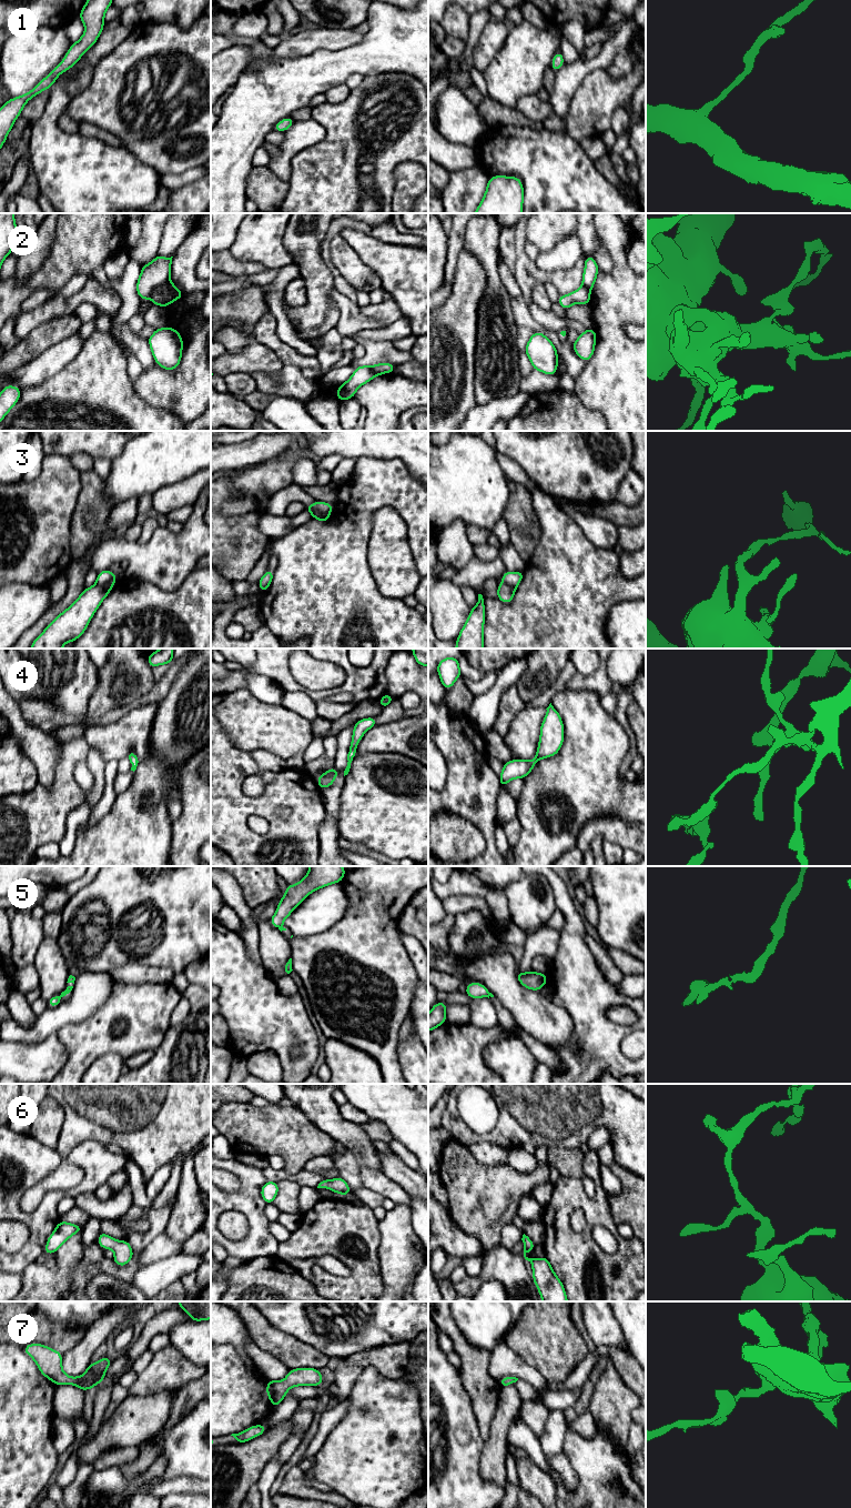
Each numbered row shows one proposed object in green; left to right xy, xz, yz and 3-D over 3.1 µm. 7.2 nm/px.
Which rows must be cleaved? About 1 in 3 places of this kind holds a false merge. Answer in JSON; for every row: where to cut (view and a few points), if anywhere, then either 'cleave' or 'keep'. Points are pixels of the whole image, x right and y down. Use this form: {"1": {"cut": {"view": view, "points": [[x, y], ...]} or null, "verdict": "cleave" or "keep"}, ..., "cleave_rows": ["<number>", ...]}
{"1": {"cut": null, "verdict": "keep"}, "2": {"cut": {"view": "xy", "points": [[170, 281], [159, 284], [149, 297]]}, "verdict": "cleave"}, "3": {"cut": {"view": "xy", "points": [[97, 582], [100, 584], [113, 583]]}, "verdict": "cleave"}, "4": {"cut": null, "verdict": "keep"}, "5": {"cut": null, "verdict": "keep"}, "6": {"cut": null, "verdict": "keep"}, "7": {"cut": null, "verdict": "keep"}, "cleave_rows": ["2", "3"]}

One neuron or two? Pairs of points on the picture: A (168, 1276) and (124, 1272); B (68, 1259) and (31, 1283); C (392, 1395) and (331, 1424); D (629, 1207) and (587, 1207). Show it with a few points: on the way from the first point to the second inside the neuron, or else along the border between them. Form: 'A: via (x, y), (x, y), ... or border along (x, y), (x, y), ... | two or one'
A: border along (140, 1266), (131, 1283) | two
B: via (61, 1269), (48, 1283), (41, 1283) | one
C: border along (348, 1398), (348, 1408), (345, 1415), (325, 1440) | two
D: border along (607, 1196), (611, 1216), (618, 1224) | two

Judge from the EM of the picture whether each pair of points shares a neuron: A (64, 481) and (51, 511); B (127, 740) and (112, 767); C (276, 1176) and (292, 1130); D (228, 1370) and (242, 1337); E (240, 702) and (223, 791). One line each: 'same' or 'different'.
A: same
B: different
C: different
D: different
E: different

